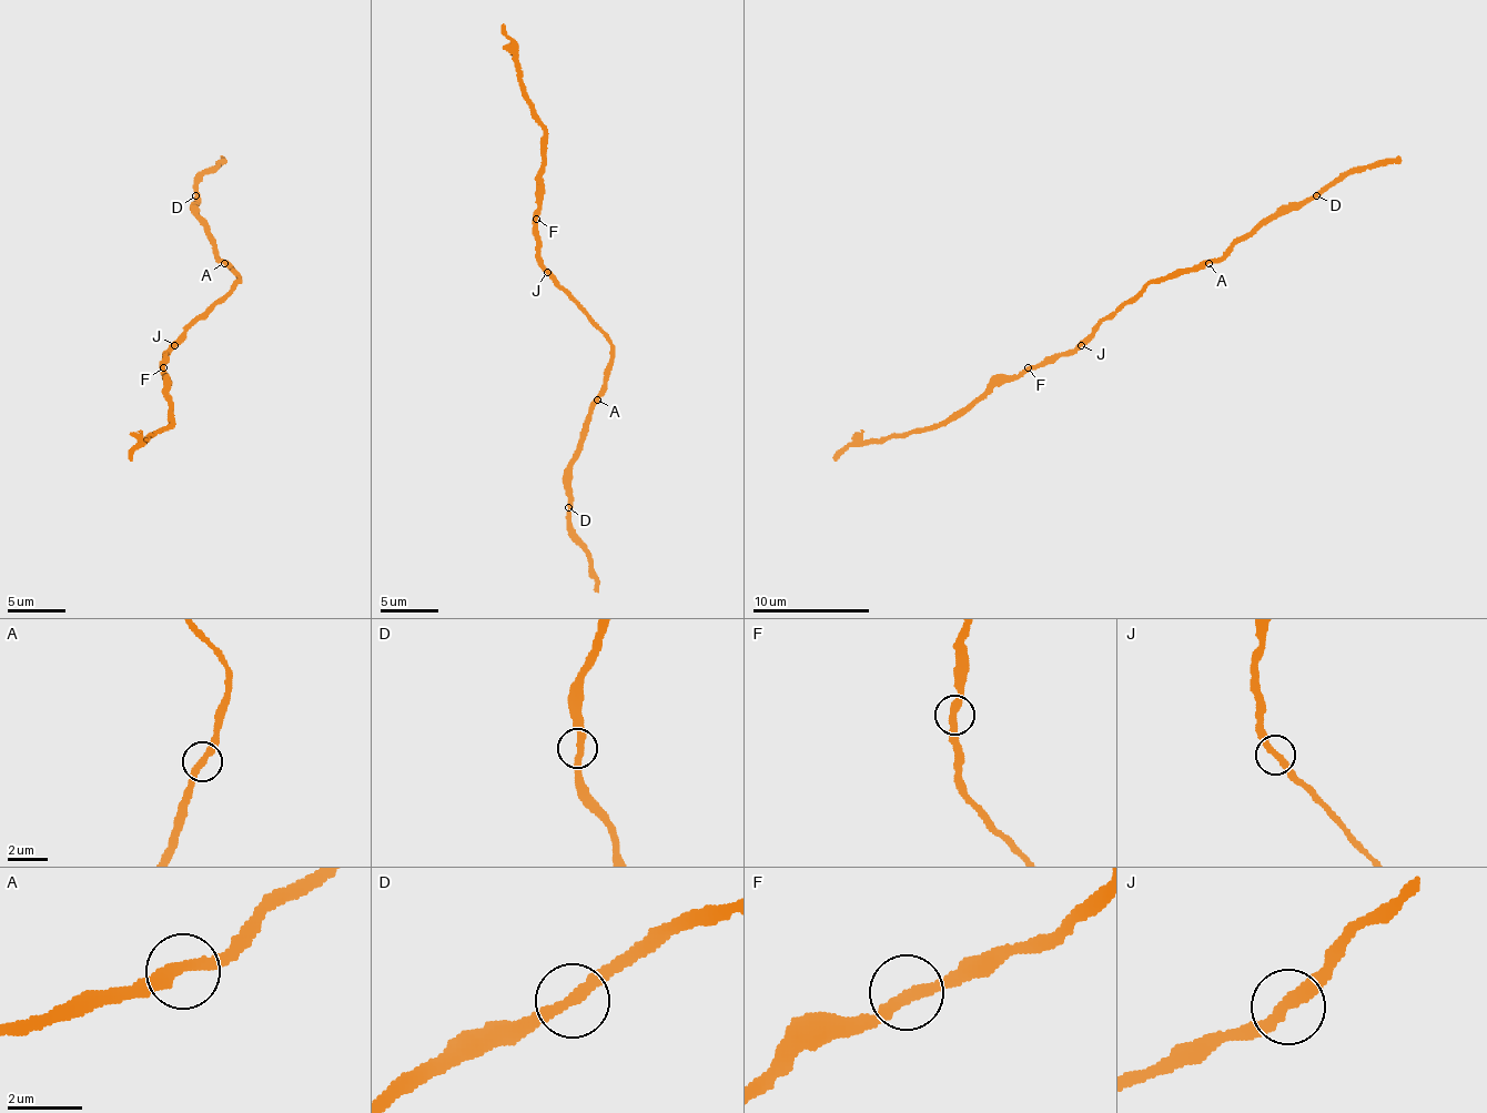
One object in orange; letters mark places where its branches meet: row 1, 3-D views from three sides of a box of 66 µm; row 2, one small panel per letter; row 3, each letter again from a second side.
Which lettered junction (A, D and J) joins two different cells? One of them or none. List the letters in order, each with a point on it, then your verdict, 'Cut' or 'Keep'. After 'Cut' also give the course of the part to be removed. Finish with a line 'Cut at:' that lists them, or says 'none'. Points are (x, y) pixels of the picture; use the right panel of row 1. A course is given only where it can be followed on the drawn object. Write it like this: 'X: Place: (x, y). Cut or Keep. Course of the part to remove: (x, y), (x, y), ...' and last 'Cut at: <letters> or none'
A: Place: (1209, 263). Keep
D: Place: (1316, 195). Keep
J: Place: (1081, 345). Keep
Cut at: none

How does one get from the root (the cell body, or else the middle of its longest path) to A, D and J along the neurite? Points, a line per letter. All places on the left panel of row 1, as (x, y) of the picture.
A: (210, 306), (239, 281), (224, 263)
D: (210, 306), (239, 277), (219, 257), (206, 228), (198, 219), (195, 195)
J: (210, 306), (174, 344)

